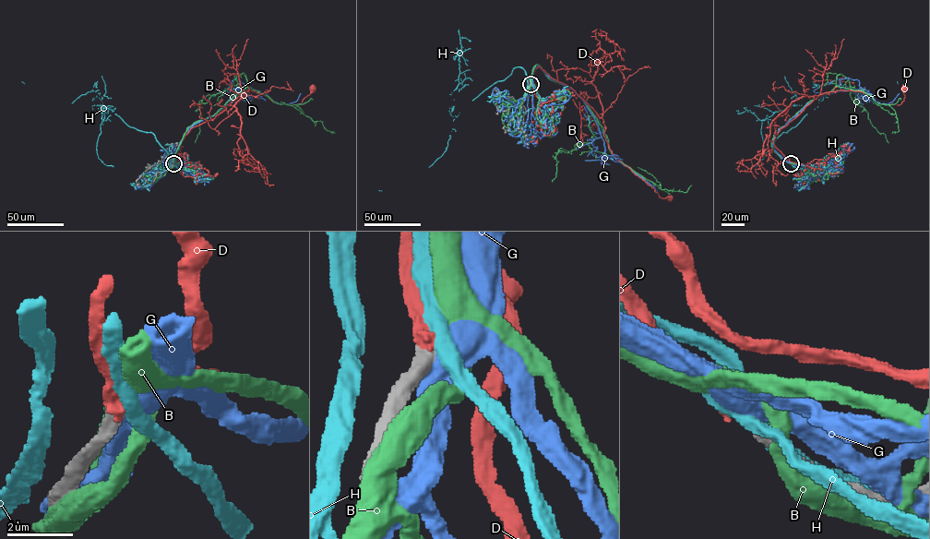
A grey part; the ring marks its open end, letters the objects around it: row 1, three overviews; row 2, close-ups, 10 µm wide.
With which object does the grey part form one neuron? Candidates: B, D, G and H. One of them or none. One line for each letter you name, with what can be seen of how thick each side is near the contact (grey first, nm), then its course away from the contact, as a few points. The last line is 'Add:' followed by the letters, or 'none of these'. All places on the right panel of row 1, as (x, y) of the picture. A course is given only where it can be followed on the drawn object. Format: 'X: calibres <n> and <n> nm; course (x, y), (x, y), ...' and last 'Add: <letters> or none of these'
Add: none of these

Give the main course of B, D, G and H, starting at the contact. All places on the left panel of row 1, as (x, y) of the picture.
B: (173, 163), (186, 129), (214, 114), (246, 87), (275, 102), (297, 105), (314, 121), (321, 121), (335, 133)
D: (173, 164), (177, 149), (189, 130), (213, 119), (246, 89), (265, 94), (278, 103), (299, 105), (312, 89)
G: (173, 164), (183, 135), (193, 125), (214, 116), (242, 91), (256, 90), (279, 103), (293, 102), (301, 93)
H: (173, 163), (155, 136), (128, 125), (96, 97), (95, 91), (81, 94), (71, 103), (21, 81)

